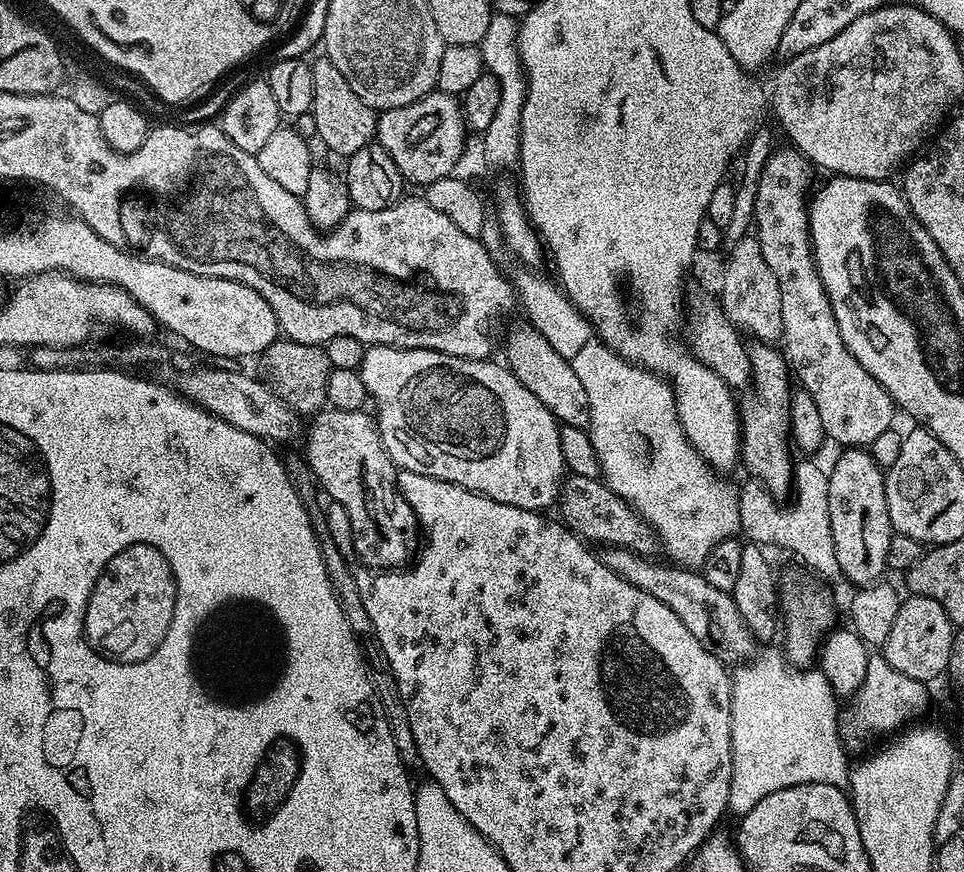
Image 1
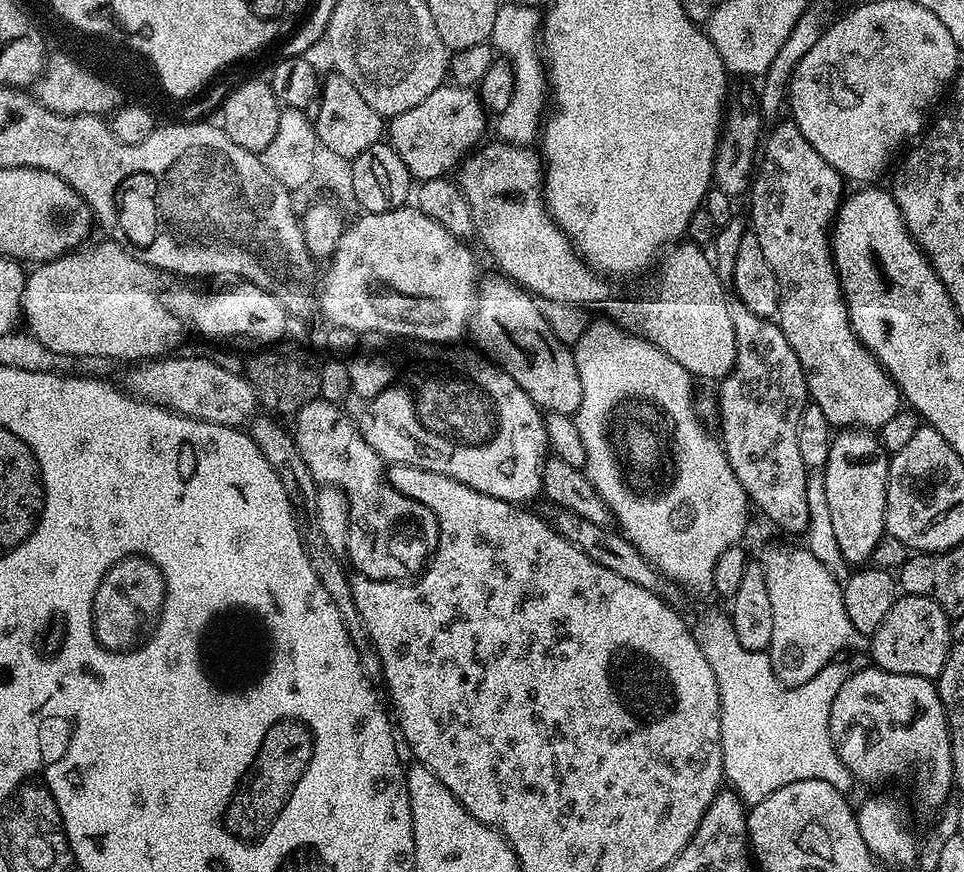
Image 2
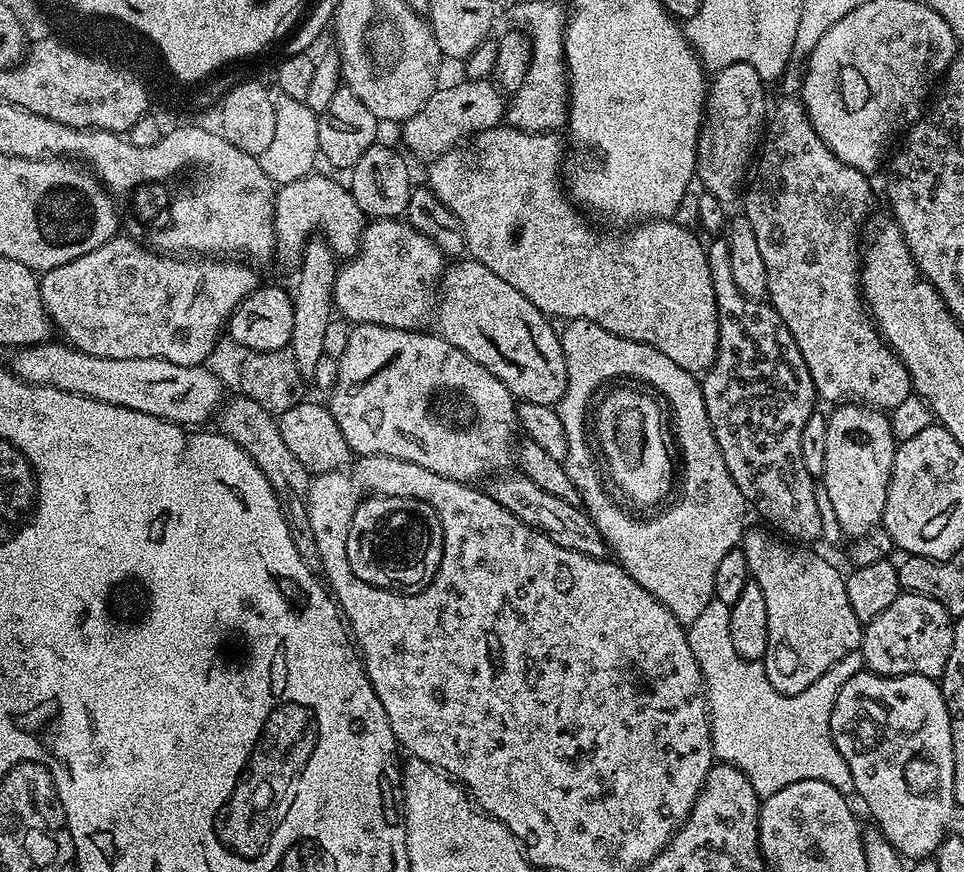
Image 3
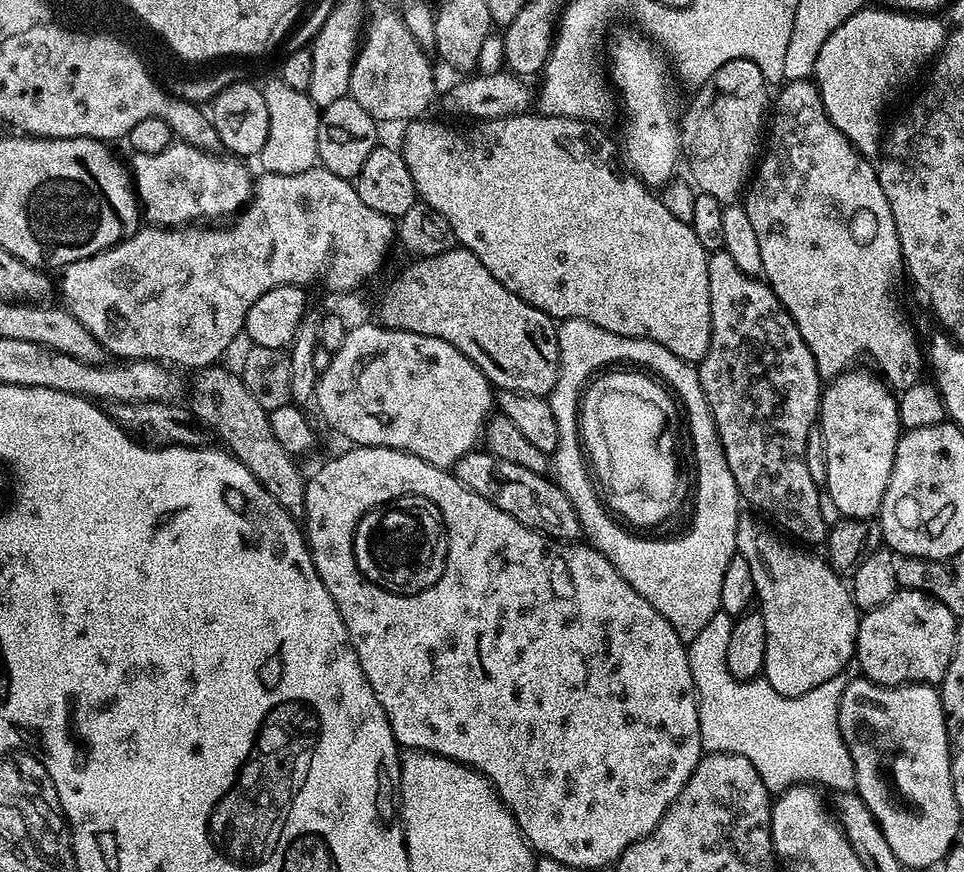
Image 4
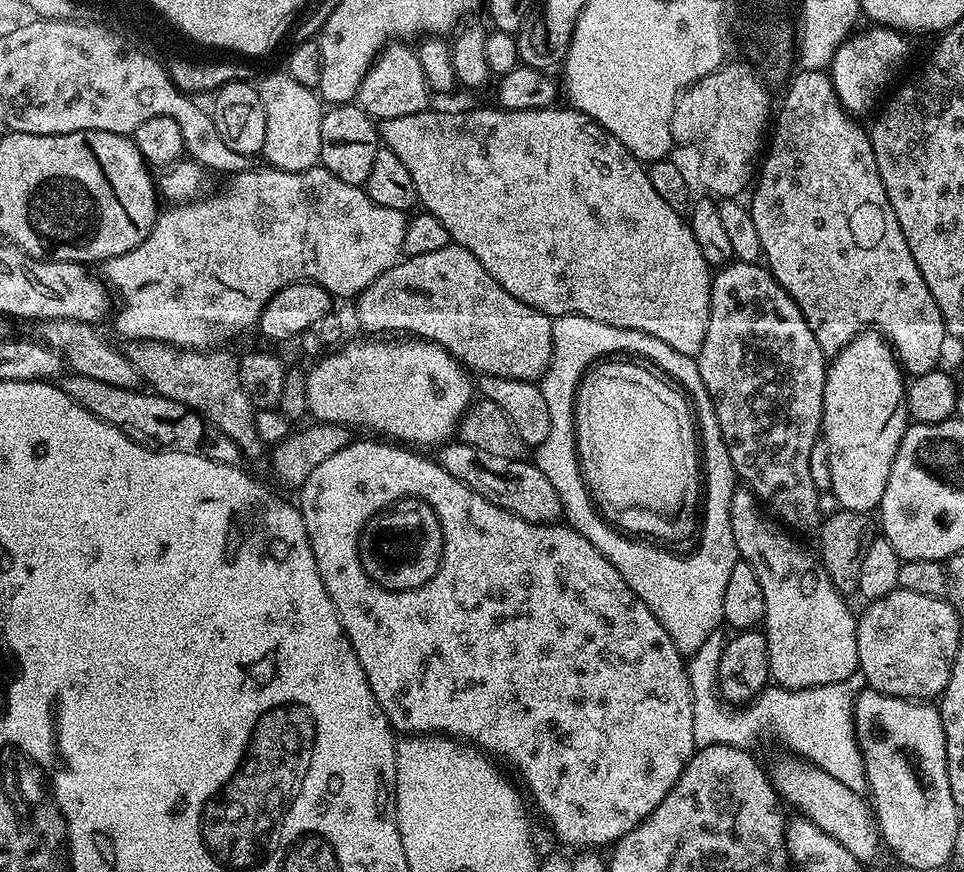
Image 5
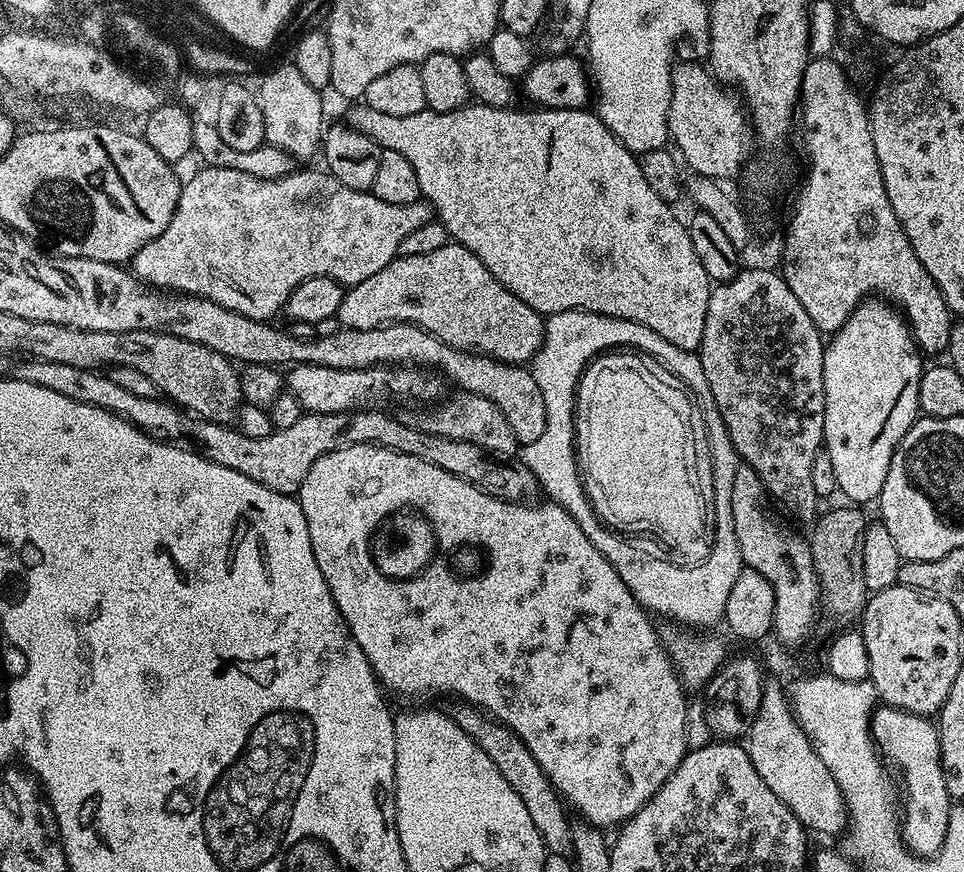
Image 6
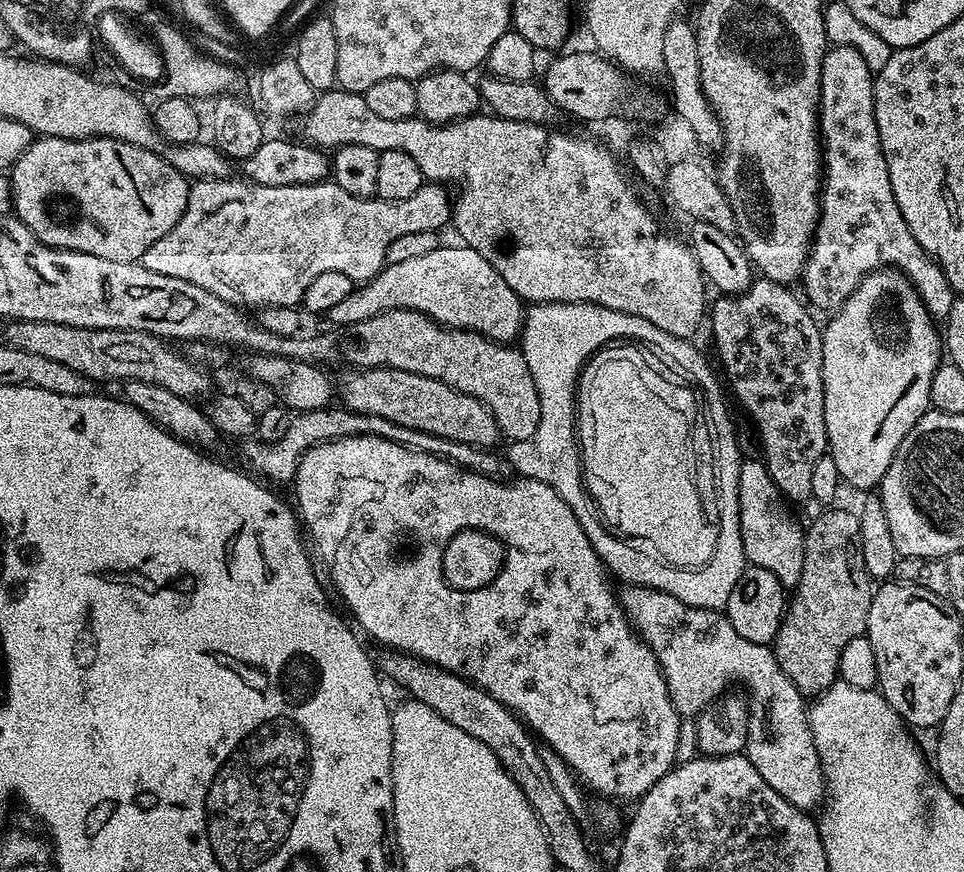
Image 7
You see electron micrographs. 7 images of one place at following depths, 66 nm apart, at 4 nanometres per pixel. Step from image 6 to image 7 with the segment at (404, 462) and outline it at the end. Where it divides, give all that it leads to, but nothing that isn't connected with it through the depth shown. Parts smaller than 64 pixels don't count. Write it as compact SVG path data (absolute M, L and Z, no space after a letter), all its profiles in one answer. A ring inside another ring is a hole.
M347 436L319 444L309 450L300 459L294 487L296 487L296 500L300 503L298 516L306 528L306 523L308 523L308 528L312 531L312 540L316 543L315 555L317 557L320 555L324 559L324 564L328 567L329 574L332 575L333 586L340 591L345 606L352 611L351 619L353 621L356 619L360 623L359 631L365 637L368 635L370 639L385 644L385 649L416 656L427 664L444 668L447 672L455 672L457 676L464 677L476 687L483 688L498 702L516 713L547 747L553 748L572 769L585 789L593 788L600 798L607 798L612 802L621 802L620 800L635 802L641 796L645 796L650 786L654 786L654 782L658 782L658 778L665 776L676 764L682 717L670 702L670 694L660 669L660 663L654 658L650 646L640 639L624 617L614 588L612 592L611 582L613 581L610 579L610 573L594 550L590 538L586 538L586 530L582 530L578 518L574 518L574 510L570 510L570 506L566 506L566 502L562 502L562 498L553 488L546 486L546 482L527 478L512 480L510 484L502 484L504 482L501 479L459 468L457 464L451 464L449 460L443 460L425 452L415 452L406 446L398 446L386 438ZM464 528L477 528L479 532L491 532L504 545L502 575L485 588L469 592L459 592L456 588L450 587L444 581L442 574L444 547L448 545L450 538L454 538L454 534L458 534ZM403 531L410 532L414 536L416 553L400 561L396 557L394 548Z

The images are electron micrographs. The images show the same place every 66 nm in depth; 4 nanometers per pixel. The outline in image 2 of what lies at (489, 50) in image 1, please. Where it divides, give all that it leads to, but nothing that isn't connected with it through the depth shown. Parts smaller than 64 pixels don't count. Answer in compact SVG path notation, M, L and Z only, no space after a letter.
M501 3L494 14L494 30L490 43L493 49L507 60L514 74L510 103L506 106L506 110L502 110L495 117L496 132L500 135L497 137L506 144L531 145L537 139L538 129L542 124L542 113L545 111L546 97L550 89L542 56L538 51L538 33L541 28L541 13L530 5Z

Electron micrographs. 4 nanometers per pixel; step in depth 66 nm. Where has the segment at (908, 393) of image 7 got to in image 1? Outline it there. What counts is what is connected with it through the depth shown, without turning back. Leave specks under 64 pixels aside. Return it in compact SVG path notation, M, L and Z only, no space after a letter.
M844 448L841 453L828 472L834 554L838 554L838 566L842 566L842 574L846 574L851 584L874 584L888 568L890 542L894 535L890 510L886 506L886 472L874 462L871 451L864 448Z

